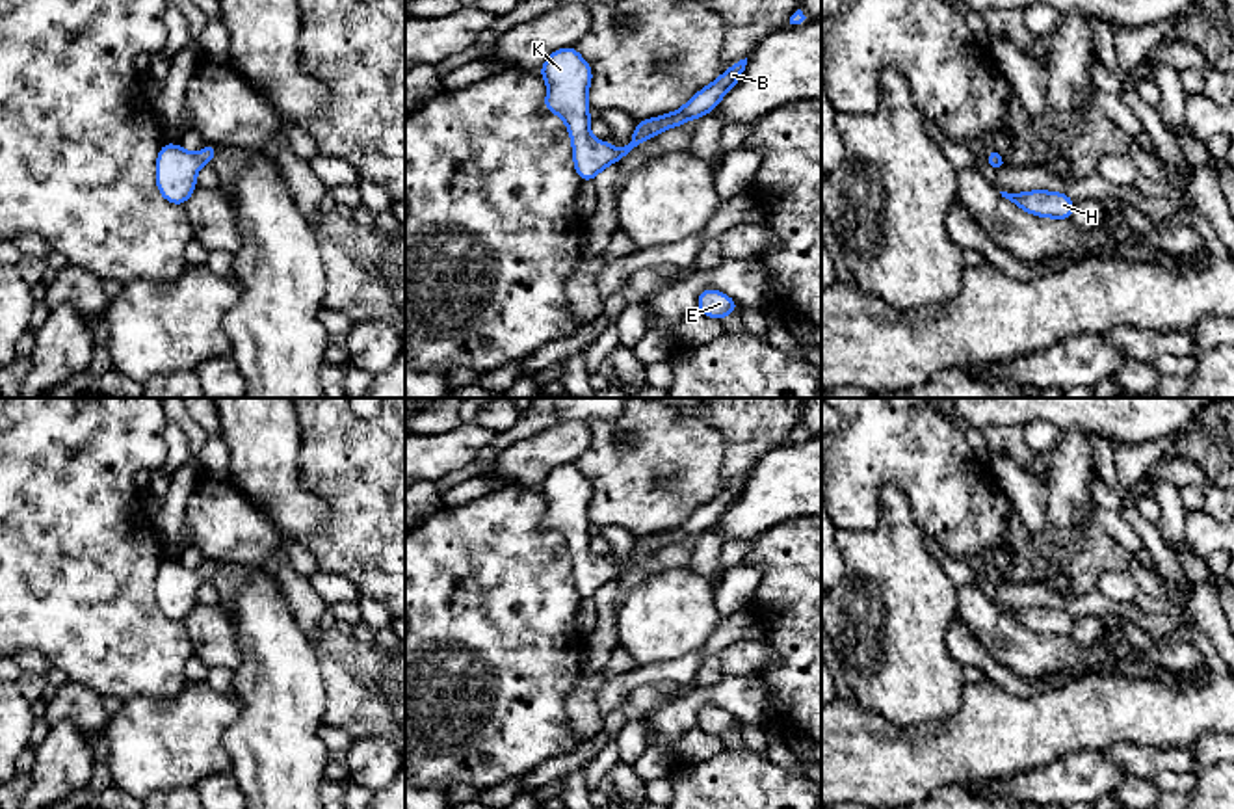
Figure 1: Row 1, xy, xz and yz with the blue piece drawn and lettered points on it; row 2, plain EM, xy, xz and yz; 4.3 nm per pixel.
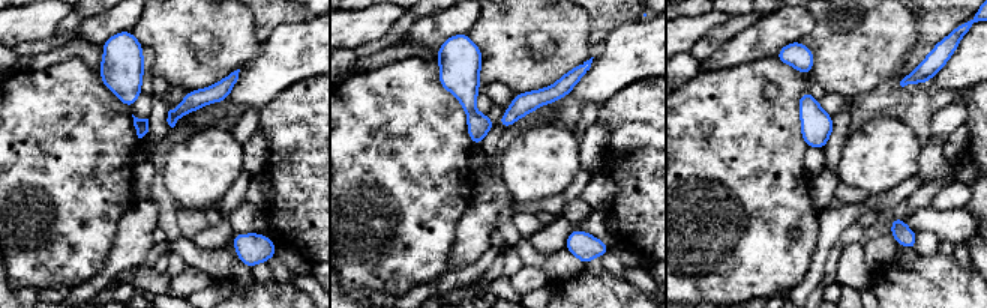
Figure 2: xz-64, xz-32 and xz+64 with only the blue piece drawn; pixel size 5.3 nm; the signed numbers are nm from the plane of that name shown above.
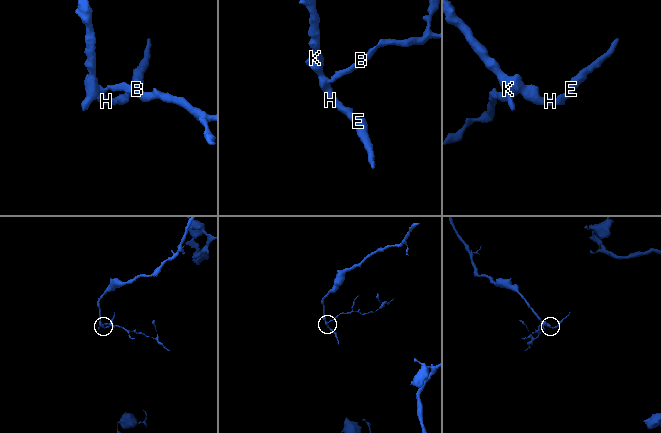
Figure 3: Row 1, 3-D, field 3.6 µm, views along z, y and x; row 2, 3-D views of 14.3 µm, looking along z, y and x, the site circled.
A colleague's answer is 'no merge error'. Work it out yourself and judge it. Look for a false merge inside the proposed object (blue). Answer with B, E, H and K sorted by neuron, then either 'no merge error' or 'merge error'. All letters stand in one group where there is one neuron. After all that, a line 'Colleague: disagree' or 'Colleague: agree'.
B E H K | no merge error
Colleague: agree

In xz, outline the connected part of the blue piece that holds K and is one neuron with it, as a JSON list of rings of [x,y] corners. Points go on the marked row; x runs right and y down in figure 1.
[[[565,46],[550,52],[537,71],[548,84],[545,110],[559,115],[572,139],[572,162],[582,182],[591,182],[606,166],[619,164],[634,147],[667,128],[676,128],[686,121],[710,113],[717,102],[740,82],[747,58],[727,67],[727,71],[710,86],[697,91],[680,110],[636,123],[632,139],[623,149],[608,141],[595,139],[589,134],[589,100],[587,91],[593,80],[593,69],[578,54],[576,46]]]

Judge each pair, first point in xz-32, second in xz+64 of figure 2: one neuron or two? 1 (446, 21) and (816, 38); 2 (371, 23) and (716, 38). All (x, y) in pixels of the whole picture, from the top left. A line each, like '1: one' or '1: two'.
1: two
2: two

